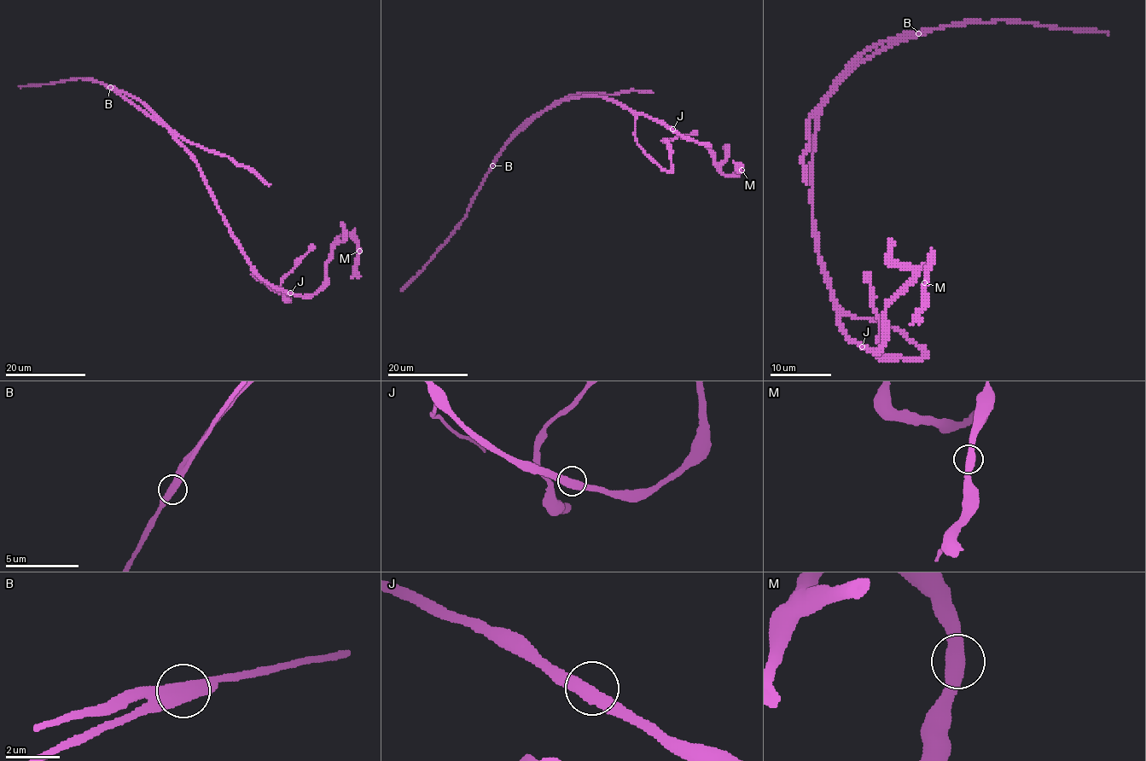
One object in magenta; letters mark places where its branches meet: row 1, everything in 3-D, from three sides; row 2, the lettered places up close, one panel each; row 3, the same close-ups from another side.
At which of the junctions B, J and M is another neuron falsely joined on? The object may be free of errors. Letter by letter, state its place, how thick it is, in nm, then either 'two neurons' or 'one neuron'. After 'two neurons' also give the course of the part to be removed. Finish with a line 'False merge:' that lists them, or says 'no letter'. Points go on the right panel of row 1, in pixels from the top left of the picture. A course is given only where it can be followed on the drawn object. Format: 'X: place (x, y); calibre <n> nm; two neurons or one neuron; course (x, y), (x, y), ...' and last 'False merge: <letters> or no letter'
B: place (918, 33); calibre 500 nm; two neurons; course (918, 32), (860, 61), (810, 115), (804, 158), (805, 182)
J: place (862, 346); calibre 480 nm; one neuron
M: place (924, 282); calibre 480 nm; one neuron
False merge: B

